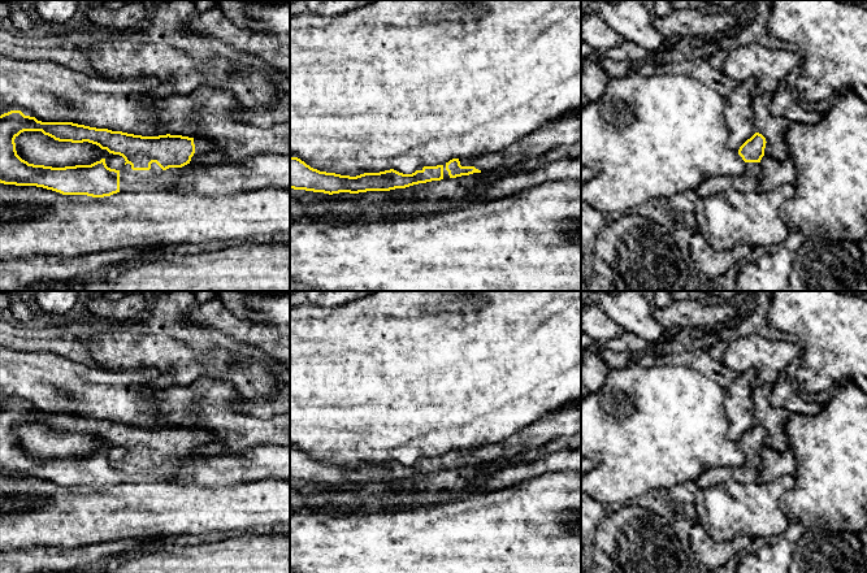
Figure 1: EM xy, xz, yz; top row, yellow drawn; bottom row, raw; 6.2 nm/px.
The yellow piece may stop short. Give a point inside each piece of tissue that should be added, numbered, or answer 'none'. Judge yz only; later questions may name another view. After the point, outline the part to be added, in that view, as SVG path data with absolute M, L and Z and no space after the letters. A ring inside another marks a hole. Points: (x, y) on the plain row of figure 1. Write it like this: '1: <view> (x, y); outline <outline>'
1: yz (748, 473); outline M745 453L745 464L741 466L721 466L708 469L695 481L698 487L706 489L719 483L736 481L738 483L754 483L758 481L760 453Z

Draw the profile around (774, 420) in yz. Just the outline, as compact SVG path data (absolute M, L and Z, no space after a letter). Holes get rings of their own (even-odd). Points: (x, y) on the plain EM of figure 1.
M755 383L753 387L754 418L755 422L766 429L764 446L779 452L786 452L790 448L785 433L785 424L789 412L777 409L771 404L773 385Z

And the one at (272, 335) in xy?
M290 291L278 295L248 292L246 299L255 313L264 316L263 320L238 316L218 296L192 304L185 320L250 344L290 369Z

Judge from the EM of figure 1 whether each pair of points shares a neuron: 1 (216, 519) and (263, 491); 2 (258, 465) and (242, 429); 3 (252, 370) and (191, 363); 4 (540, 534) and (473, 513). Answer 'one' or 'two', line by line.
1: one
2: two
3: one
4: one

